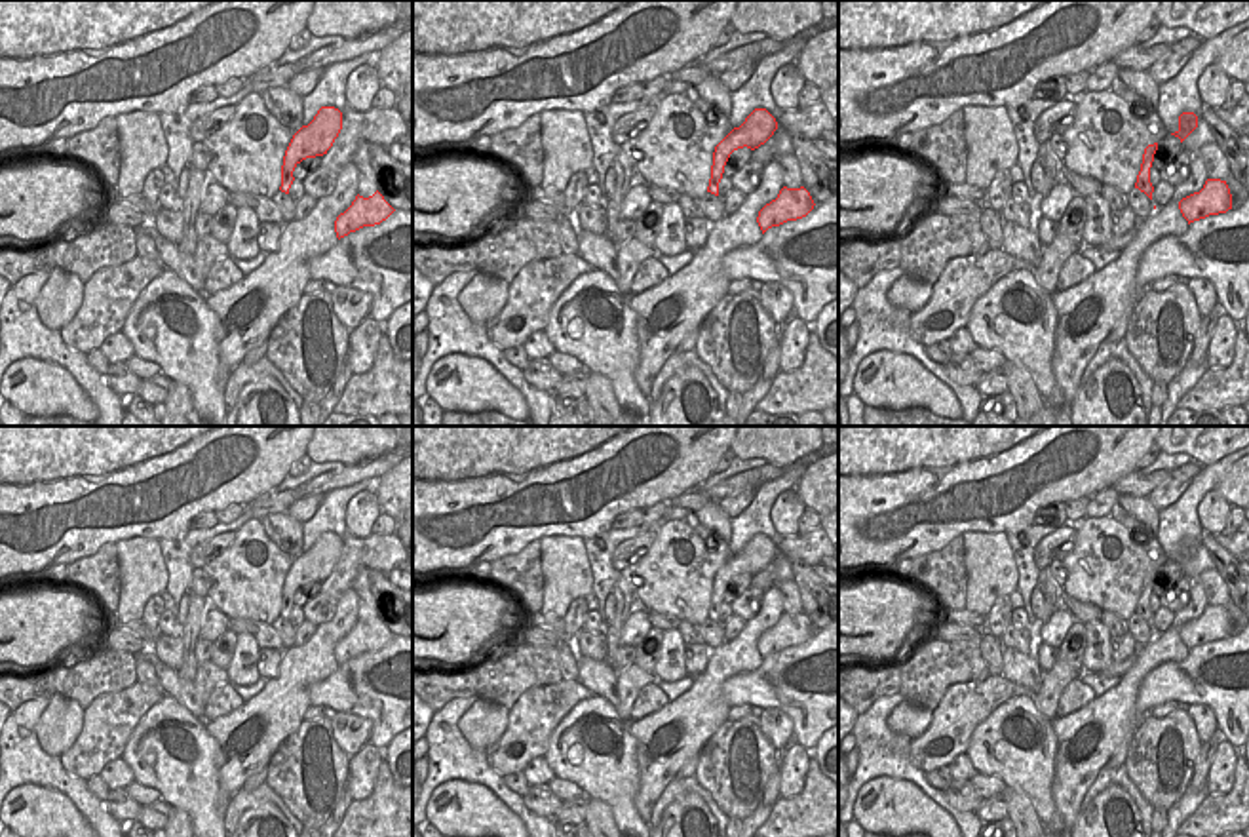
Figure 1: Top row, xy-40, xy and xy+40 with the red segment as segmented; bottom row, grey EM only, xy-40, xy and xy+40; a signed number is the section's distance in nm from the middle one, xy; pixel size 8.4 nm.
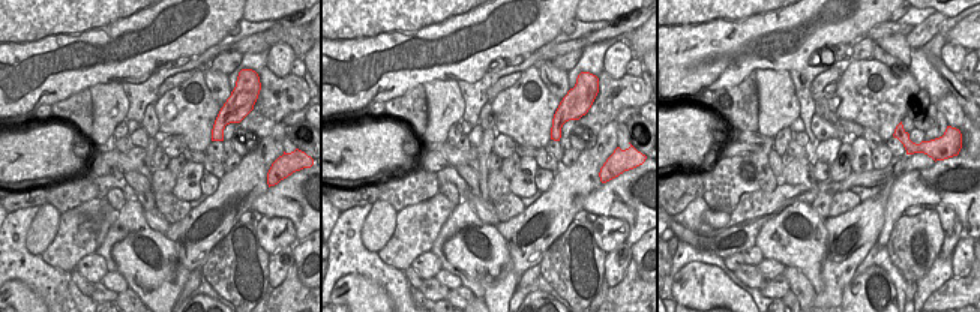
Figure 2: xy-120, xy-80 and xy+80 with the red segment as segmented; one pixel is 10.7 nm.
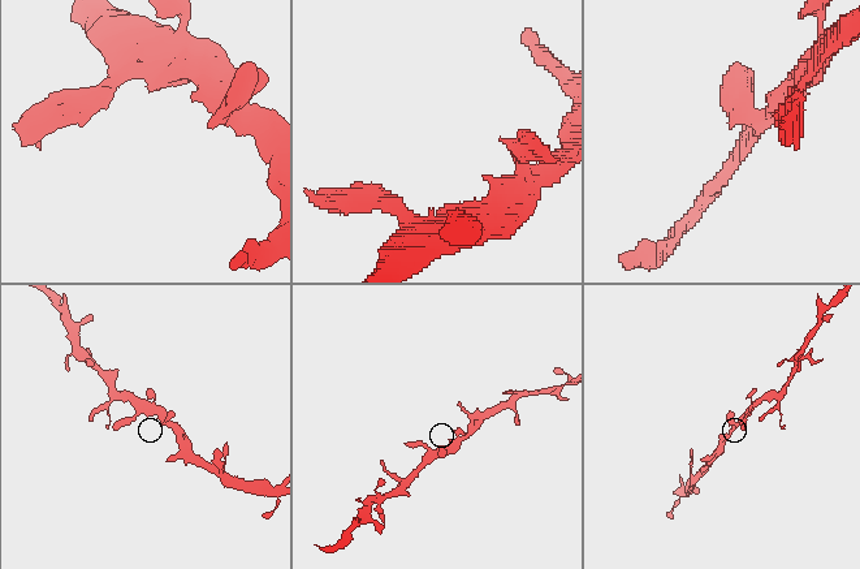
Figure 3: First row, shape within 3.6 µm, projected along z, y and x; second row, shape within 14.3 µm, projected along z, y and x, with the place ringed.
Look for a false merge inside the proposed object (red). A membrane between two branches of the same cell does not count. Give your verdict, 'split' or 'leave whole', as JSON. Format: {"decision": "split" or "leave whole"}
{"decision": "leave whole"}

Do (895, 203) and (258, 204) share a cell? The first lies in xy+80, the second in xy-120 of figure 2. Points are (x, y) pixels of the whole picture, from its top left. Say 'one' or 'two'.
one

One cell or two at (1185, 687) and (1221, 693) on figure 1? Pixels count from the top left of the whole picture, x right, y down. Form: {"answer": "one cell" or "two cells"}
{"answer": "one cell"}

